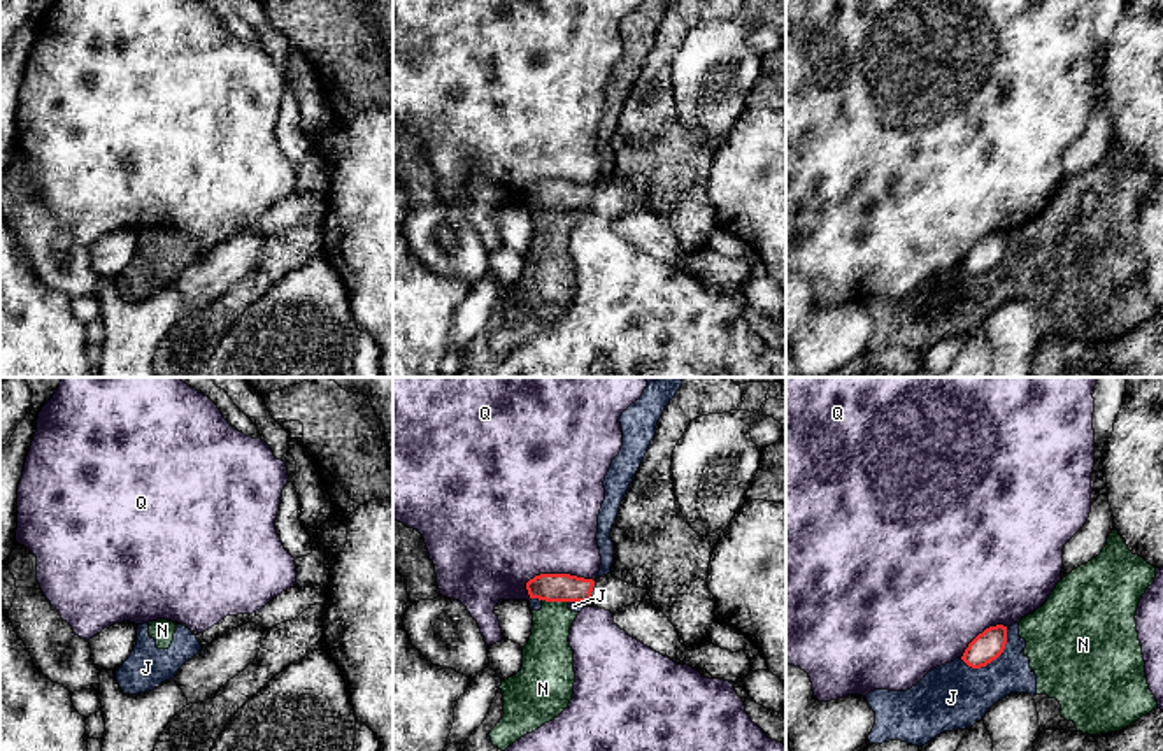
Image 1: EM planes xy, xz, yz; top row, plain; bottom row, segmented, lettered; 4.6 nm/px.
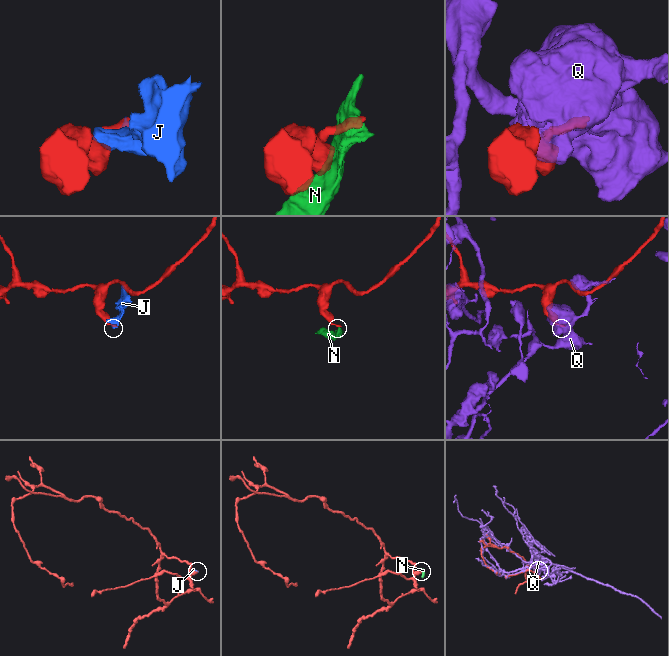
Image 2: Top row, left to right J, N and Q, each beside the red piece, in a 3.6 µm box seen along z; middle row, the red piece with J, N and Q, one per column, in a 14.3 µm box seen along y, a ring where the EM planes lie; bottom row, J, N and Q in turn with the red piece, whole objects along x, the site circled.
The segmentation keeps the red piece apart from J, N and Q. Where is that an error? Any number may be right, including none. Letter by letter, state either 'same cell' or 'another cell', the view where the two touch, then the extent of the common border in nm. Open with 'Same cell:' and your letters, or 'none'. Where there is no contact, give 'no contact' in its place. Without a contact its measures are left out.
Same cell: none
J: another cell; meets red in yz; contact 260 nm long
N: another cell; meets red in xz; contact 120 nm long
Q: another cell; meets red in xz; contact 320 nm long

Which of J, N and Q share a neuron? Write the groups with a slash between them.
J N / Q

